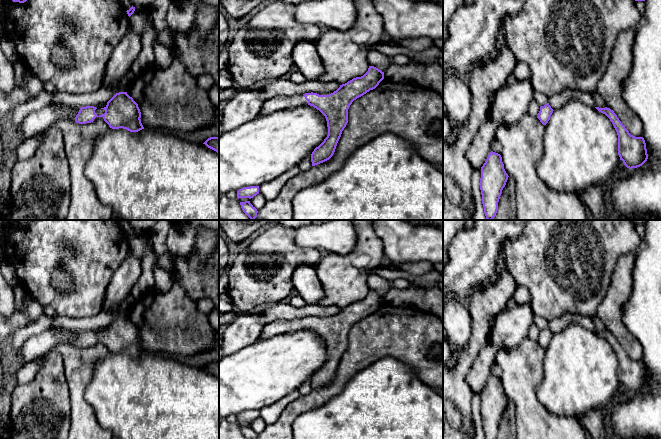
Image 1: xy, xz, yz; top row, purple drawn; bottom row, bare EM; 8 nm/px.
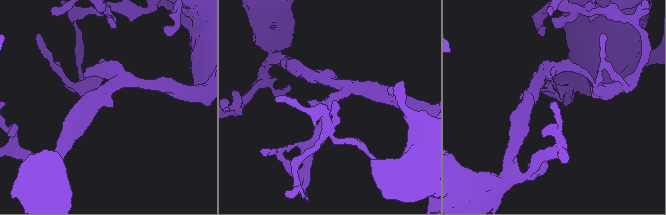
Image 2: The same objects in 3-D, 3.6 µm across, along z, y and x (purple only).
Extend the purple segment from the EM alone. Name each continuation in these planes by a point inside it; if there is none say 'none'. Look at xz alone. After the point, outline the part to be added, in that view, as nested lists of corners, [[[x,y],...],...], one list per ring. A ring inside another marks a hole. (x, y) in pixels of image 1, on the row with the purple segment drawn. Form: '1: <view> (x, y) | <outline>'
1: xz (279, 103) | [[[303,94],[293,96],[278,96],[276,98],[265,100],[258,116],[270,115],[276,111],[308,105],[308,101]]]

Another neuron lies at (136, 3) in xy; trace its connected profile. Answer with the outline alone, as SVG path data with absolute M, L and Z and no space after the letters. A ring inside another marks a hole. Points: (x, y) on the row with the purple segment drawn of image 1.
M130 0L133 7L142 7L150 9L156 0Z

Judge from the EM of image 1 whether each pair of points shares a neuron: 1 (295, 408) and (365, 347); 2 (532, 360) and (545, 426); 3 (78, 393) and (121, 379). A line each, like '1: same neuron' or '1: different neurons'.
1: same neuron
2: same neuron
3: different neurons

